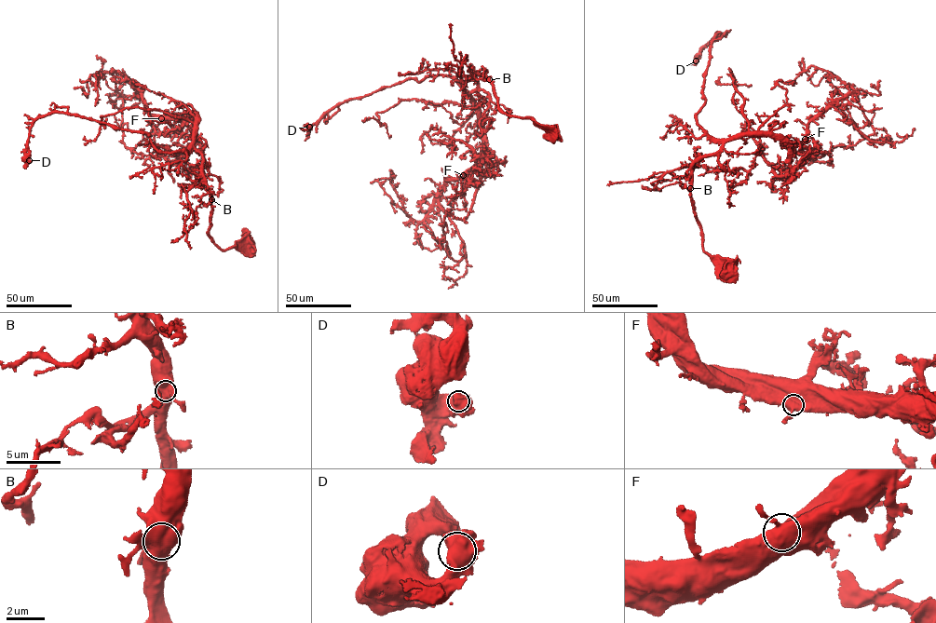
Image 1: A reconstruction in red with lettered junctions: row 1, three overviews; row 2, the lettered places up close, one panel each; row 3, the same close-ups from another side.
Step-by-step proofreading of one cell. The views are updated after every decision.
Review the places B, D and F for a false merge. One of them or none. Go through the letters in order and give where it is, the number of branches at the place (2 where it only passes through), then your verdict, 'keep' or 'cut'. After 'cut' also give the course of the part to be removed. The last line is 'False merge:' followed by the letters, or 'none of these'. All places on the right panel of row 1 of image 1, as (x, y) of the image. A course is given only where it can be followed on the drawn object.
B: place (690, 188); branches 2; keep
D: place (696, 60); branches 2; keep
F: place (805, 139); branches 2; keep
False merge: none of these

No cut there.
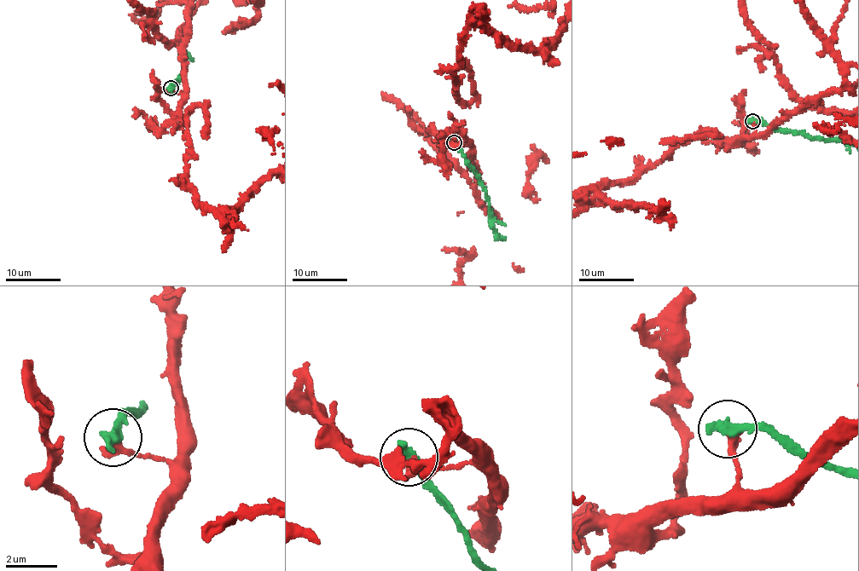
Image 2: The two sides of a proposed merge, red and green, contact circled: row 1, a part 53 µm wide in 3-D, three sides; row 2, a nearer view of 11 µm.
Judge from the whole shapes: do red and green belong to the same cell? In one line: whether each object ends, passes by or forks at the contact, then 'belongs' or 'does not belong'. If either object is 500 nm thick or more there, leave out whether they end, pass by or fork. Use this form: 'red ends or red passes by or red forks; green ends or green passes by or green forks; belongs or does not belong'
red ends; green ends; does not belong

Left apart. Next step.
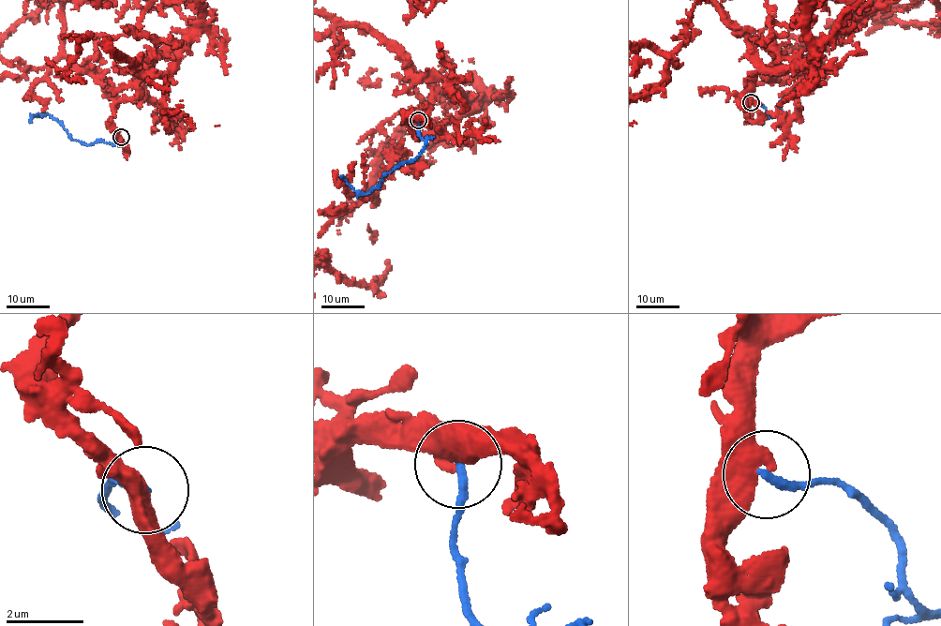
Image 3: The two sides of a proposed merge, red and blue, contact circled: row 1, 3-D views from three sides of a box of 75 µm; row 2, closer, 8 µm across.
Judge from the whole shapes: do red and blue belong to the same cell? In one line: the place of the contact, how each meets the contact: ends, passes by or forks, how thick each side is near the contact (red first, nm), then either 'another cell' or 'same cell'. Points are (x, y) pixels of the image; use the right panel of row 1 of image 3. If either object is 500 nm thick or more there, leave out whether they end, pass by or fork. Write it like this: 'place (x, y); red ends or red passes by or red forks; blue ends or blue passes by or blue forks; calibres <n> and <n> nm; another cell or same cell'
place (751, 102); calibres 500 and 200 nm; another cell

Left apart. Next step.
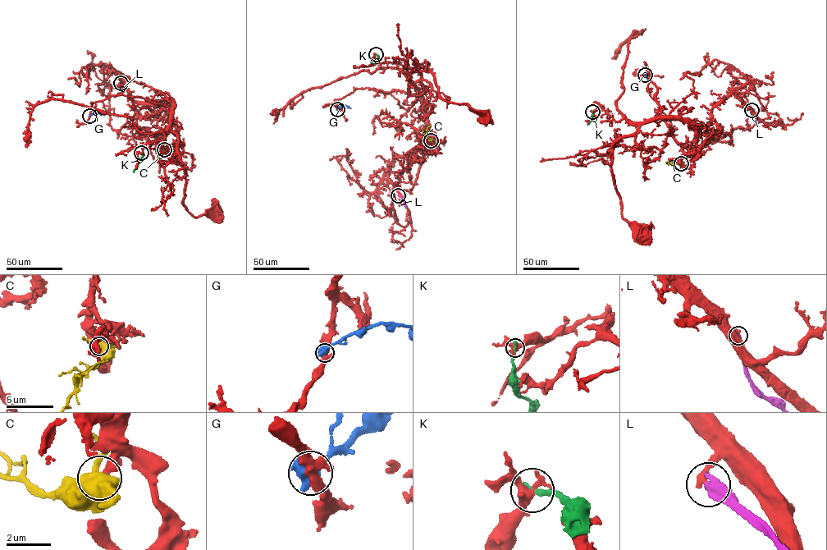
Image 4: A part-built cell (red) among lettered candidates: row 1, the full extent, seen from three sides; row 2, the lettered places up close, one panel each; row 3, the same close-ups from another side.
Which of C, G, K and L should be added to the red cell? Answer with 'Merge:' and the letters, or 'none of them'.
Merge: none of them

